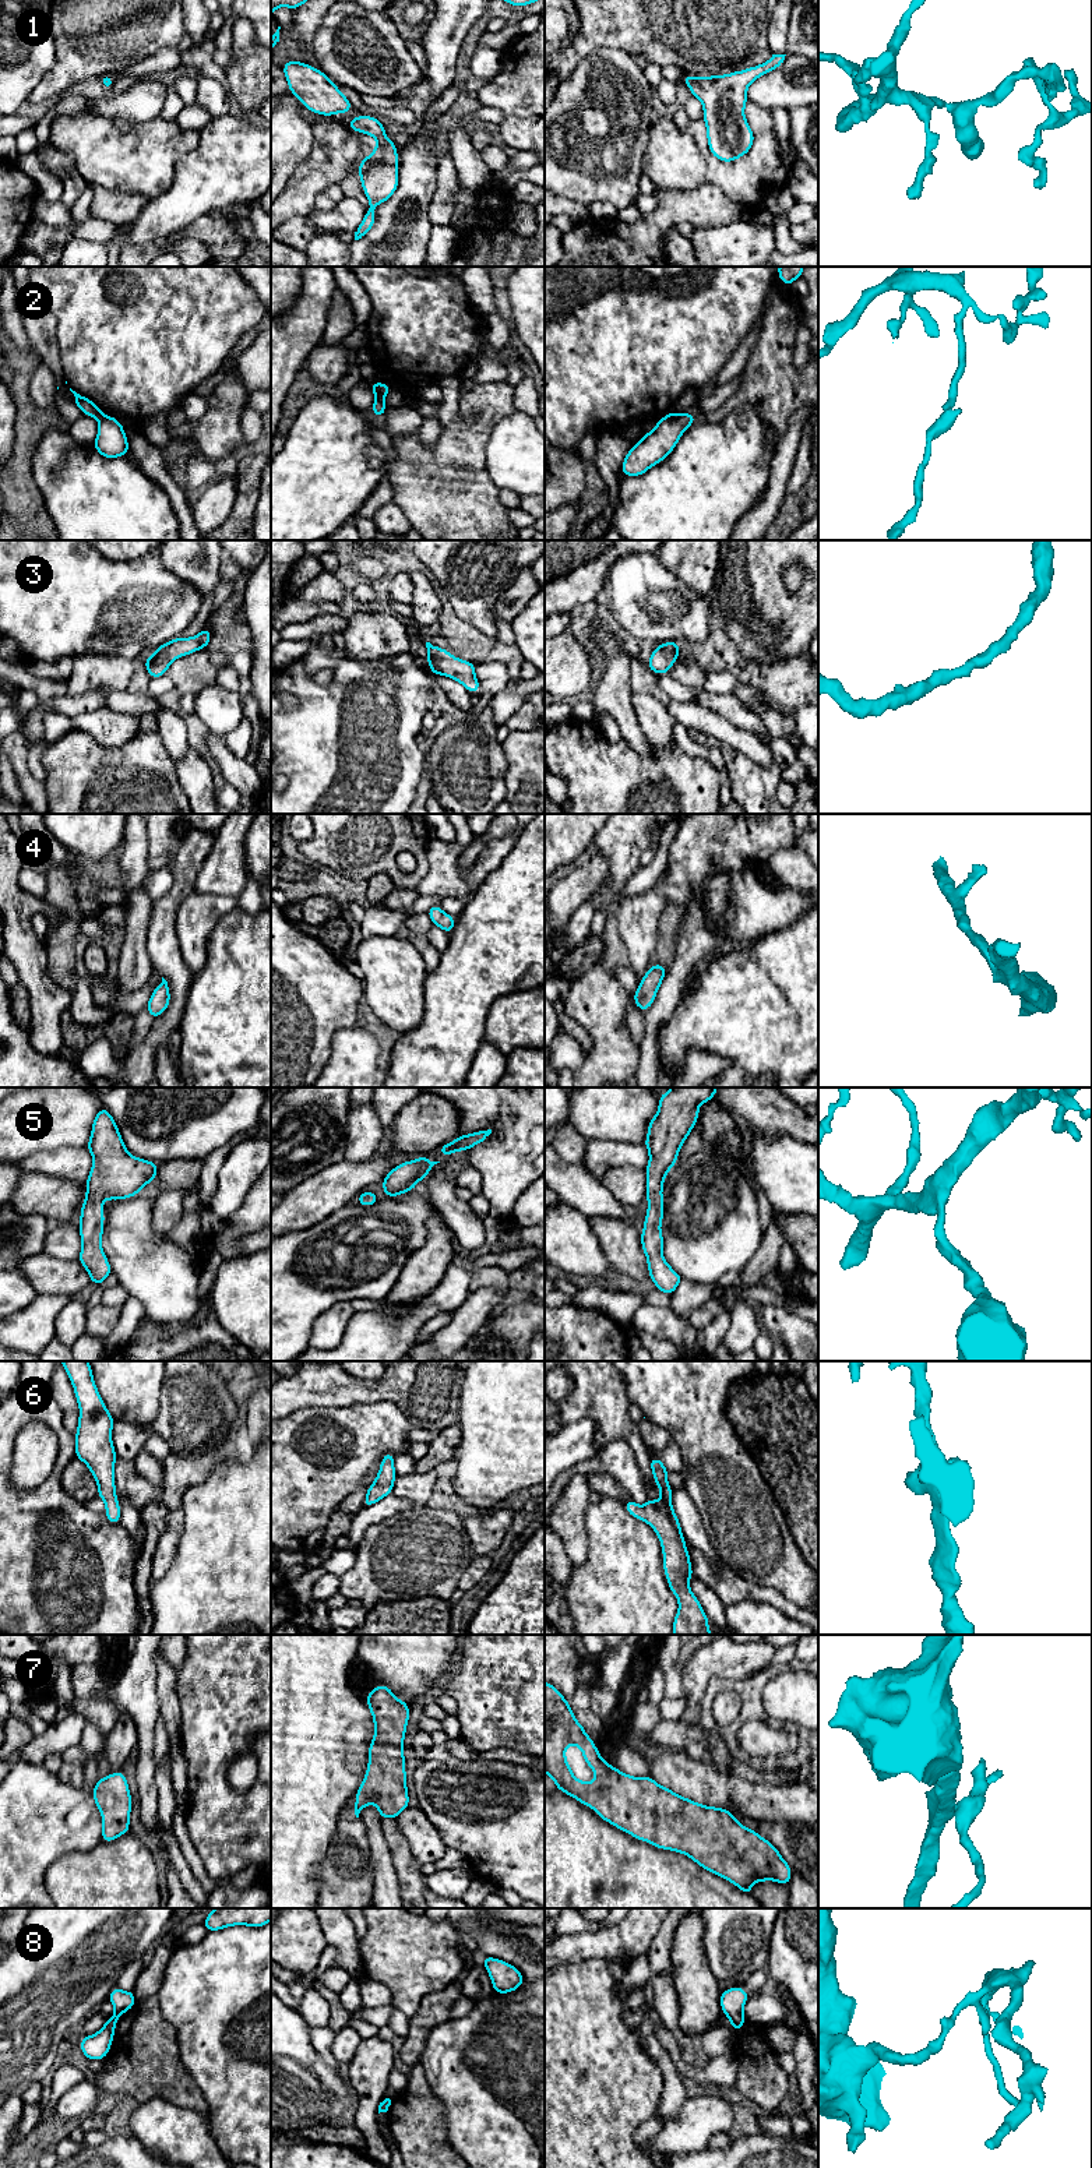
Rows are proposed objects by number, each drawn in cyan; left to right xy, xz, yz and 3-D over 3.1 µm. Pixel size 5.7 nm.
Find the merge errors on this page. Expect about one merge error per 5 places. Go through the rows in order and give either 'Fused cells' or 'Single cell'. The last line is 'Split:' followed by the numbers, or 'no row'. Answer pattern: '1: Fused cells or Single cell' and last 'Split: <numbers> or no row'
1: Single cell
2: Fused cells
3: Single cell
4: Single cell
5: Single cell
6: Single cell
7: Single cell
8: Single cell
Split: 2

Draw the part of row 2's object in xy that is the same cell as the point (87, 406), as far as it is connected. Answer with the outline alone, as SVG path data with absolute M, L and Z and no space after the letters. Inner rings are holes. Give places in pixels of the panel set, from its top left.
M70 388L70 391L75 396L73 402L81 409L81 412L84 415L92 416L98 420L101 420L105 416L103 412L92 401L89 401L88 398L77 394L71 388Z

